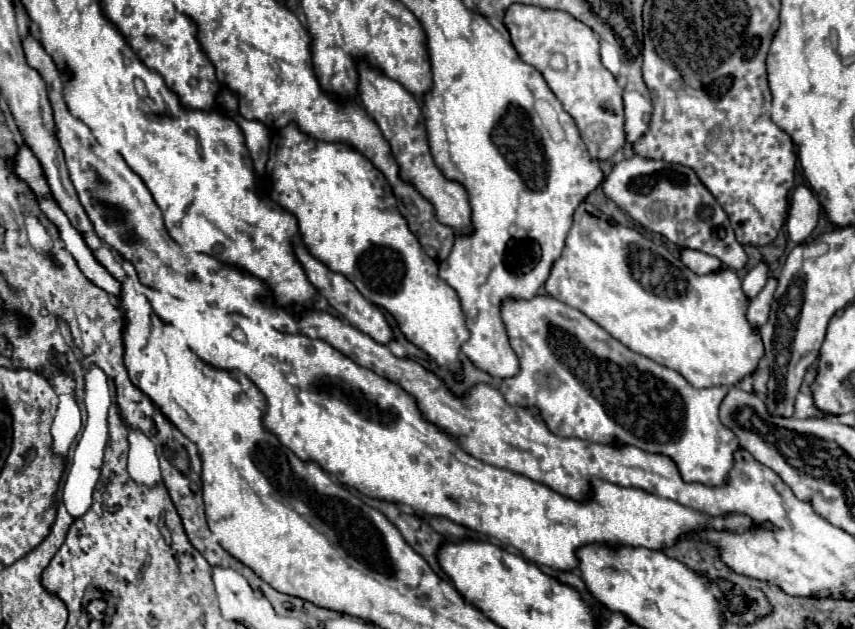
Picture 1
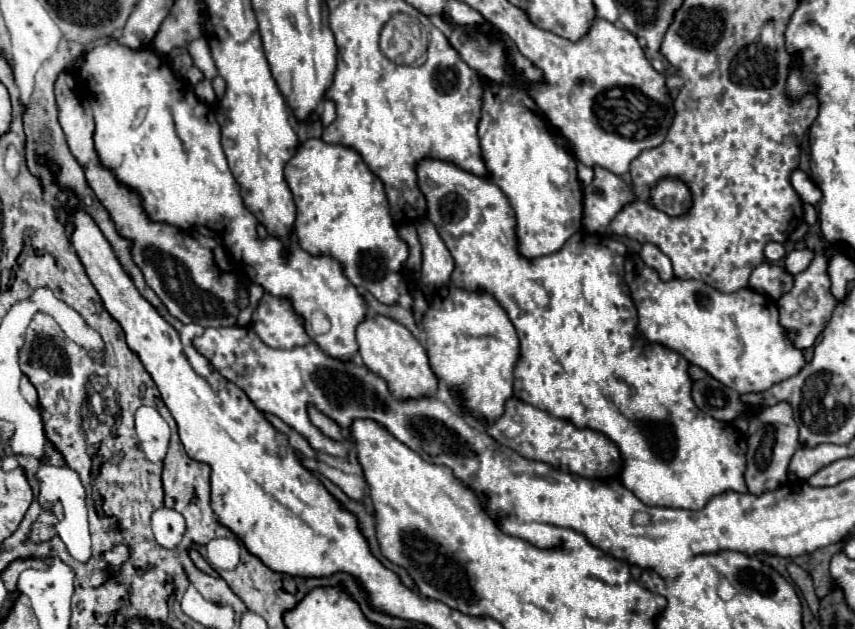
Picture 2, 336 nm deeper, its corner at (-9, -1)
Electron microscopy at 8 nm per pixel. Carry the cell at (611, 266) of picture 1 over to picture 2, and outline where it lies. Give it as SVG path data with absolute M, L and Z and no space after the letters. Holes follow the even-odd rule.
M628 255L626 259L626 283L638 309L642 337L684 355L738 393L762 393L806 365L802 351L794 347L794 333L780 325L776 303L762 293L752 289L720 293L692 279L664 283L638 255Z

